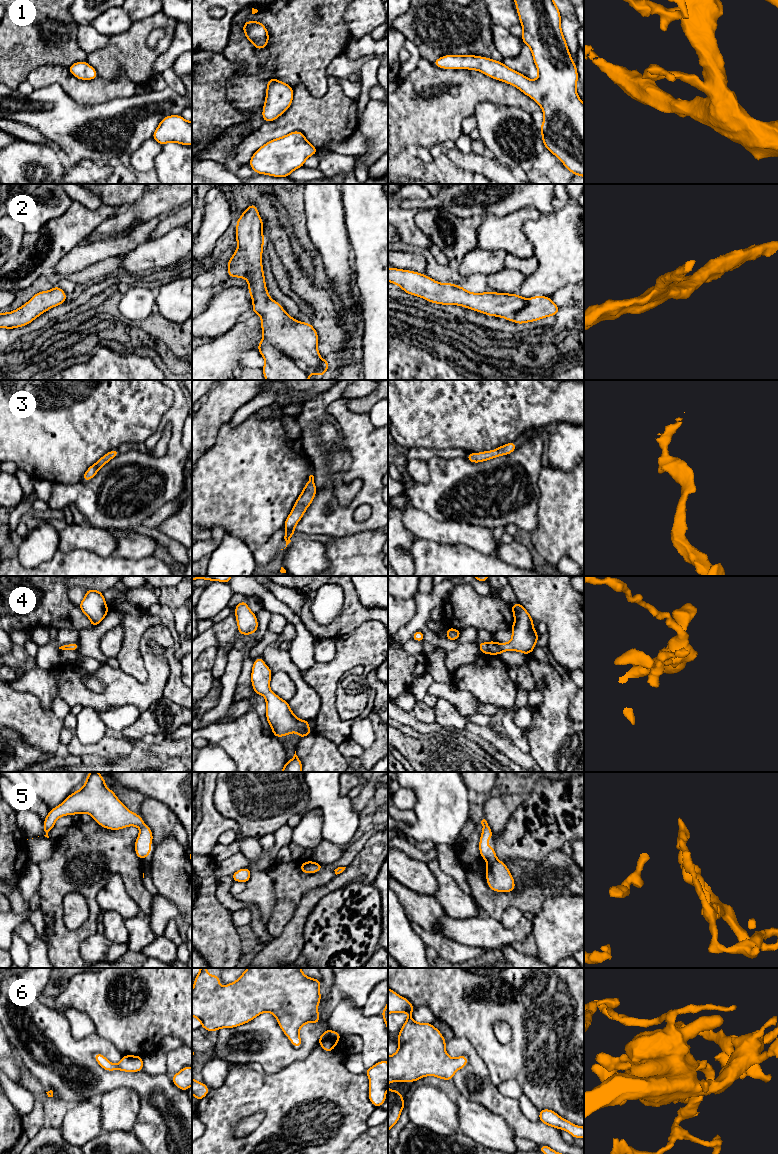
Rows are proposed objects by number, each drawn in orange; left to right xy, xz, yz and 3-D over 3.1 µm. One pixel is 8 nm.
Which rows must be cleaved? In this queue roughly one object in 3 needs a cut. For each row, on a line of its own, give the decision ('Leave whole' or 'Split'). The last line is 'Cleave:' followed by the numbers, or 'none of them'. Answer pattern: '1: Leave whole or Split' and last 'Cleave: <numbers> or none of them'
1: Leave whole
2: Leave whole
3: Leave whole
4: Leave whole
5: Leave whole
6: Leave whole
Cleave: none of them

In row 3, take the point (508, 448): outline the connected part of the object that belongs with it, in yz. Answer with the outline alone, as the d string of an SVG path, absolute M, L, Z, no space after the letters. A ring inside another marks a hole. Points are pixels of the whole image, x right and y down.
M513 441L513 442L507 443L503 446L500 446L492 451L484 451L484 452L480 452L480 453L468 453L466 459L469 462L479 463L479 462L483 462L483 461L487 461L487 460L496 458L498 456L509 455L516 448L517 448L517 445L516 445L515 441Z

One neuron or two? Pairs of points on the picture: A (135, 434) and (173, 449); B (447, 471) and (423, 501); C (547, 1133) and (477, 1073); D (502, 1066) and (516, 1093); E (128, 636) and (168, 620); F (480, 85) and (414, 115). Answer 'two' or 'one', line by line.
A: two
B: one
C: one
D: two
E: one
F: one

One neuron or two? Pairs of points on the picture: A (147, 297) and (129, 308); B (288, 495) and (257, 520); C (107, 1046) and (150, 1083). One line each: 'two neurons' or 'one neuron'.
A: one neuron
B: one neuron
C: one neuron

